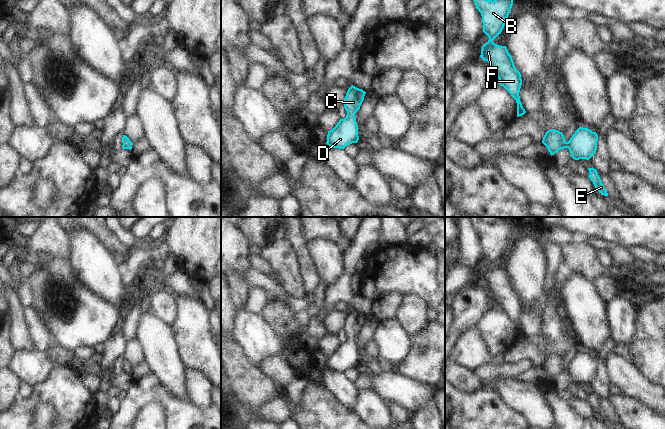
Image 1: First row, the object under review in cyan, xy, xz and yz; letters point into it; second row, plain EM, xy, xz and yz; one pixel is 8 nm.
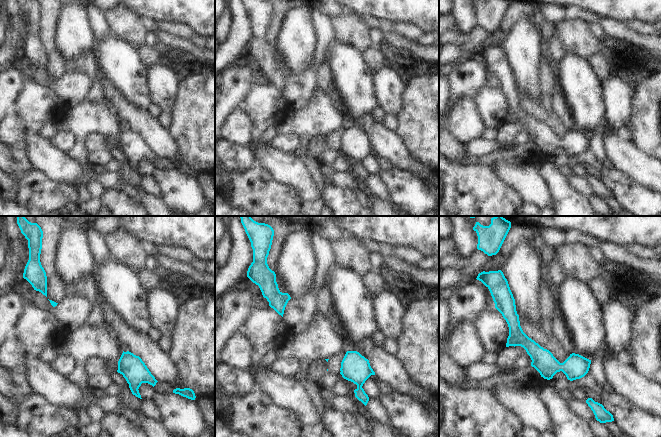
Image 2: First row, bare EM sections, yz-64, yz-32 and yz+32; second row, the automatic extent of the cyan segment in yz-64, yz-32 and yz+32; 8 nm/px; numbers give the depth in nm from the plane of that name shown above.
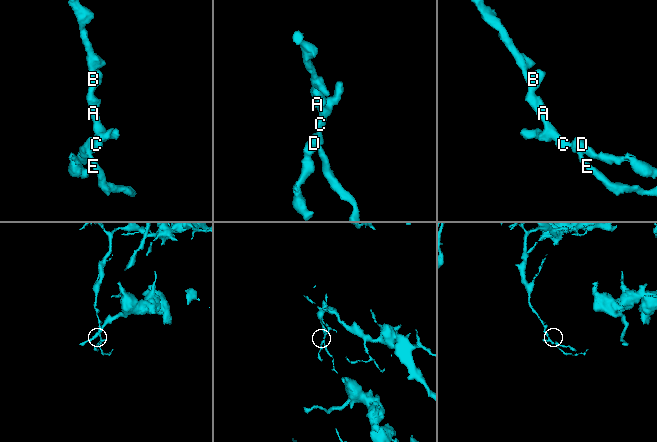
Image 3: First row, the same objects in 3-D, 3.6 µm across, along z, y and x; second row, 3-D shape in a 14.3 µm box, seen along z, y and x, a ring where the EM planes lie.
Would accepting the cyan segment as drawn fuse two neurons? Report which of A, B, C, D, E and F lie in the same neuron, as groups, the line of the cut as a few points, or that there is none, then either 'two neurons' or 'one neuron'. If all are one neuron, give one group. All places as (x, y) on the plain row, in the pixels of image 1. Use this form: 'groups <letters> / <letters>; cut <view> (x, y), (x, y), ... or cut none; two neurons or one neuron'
groups A B C D E F; cut none; one neuron

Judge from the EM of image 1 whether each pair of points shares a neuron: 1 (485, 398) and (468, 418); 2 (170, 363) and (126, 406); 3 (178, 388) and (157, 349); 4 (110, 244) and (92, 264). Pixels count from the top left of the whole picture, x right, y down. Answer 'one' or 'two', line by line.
1: one
2: two
3: one
4: two

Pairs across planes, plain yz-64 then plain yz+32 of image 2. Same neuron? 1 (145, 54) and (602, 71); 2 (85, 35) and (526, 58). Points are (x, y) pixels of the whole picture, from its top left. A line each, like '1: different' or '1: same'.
1: same
2: same

